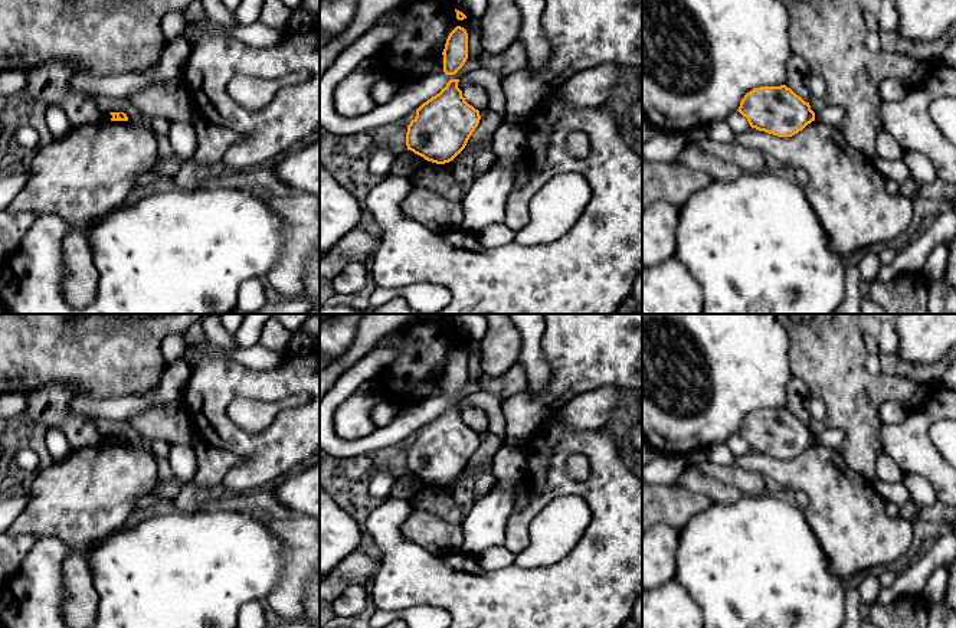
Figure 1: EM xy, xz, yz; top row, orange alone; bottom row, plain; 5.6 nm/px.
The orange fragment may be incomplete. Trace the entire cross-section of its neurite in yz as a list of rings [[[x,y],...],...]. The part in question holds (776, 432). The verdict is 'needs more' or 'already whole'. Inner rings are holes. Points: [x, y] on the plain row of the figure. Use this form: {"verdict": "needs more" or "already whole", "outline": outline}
{"verdict": "already whole", "outline": [[[786,408],[760,409],[744,418],[737,432],[752,451],[792,459],[815,444],[815,435]]]}

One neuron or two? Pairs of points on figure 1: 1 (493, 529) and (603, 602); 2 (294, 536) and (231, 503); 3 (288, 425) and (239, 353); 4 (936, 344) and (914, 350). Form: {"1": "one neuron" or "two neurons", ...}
{"1": "two neurons", "2": "one neuron", "3": "two neurons", "4": "one neuron"}

